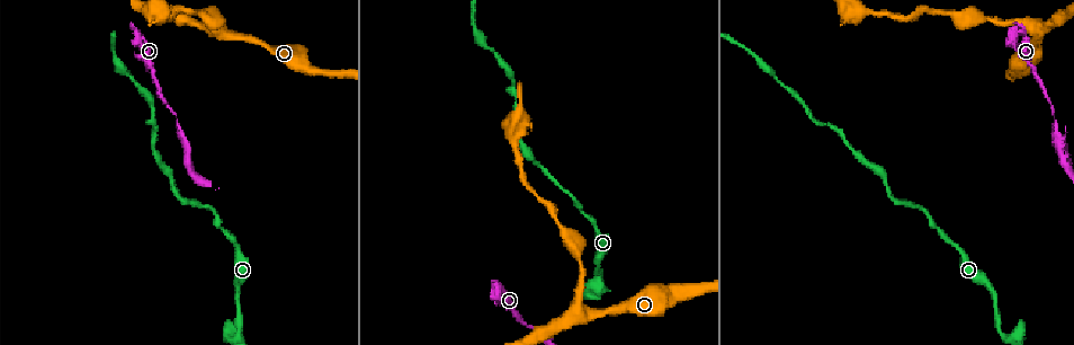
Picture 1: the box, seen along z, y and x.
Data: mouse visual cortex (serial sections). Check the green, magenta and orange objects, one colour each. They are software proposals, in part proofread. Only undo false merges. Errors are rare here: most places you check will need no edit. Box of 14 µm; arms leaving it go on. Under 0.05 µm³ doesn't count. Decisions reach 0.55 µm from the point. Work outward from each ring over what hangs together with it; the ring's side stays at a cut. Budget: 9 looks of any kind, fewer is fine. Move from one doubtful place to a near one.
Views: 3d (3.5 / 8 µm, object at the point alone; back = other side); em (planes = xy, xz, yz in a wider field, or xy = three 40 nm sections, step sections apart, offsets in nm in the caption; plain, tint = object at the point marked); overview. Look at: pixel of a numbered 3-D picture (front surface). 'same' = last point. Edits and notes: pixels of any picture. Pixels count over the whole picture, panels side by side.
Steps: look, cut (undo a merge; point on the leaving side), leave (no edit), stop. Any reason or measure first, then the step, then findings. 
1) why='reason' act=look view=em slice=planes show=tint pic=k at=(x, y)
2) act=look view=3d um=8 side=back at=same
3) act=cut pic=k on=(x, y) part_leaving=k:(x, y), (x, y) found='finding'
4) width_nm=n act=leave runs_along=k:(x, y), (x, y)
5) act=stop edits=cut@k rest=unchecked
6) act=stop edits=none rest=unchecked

why='sharp bend' act=look view=3d um=3.5 pic=1 at=(1019, 333)

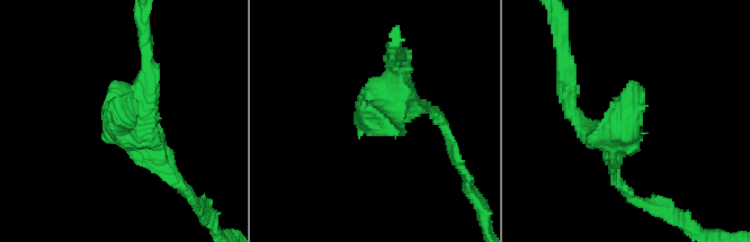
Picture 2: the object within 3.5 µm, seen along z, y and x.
act=look view=em slice=xy step=5 show=tint pic=2 at=(632, 113)

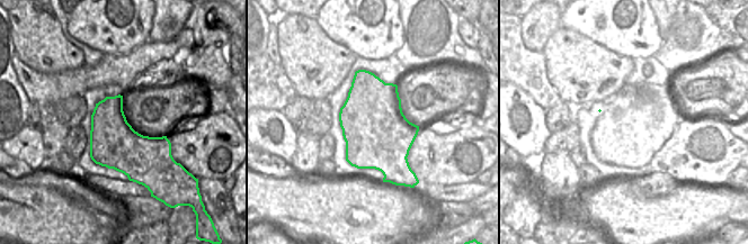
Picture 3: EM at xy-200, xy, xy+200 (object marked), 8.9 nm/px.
act=leave runs_along=2:(587, 131), (618, 141), (644, 102) found='all the same cell'

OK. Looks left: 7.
why='sudden change in width' act=look view=3d um=3.5 pic=1 at=(1055, 133)

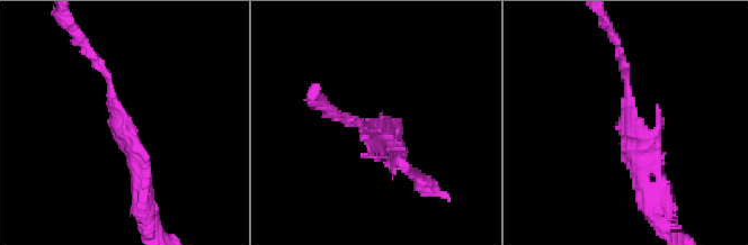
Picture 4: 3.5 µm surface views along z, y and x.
arm_widths_nm=100,250 act=look view=em slice=xy step=2 show=tint pic=4 at=(126, 124)

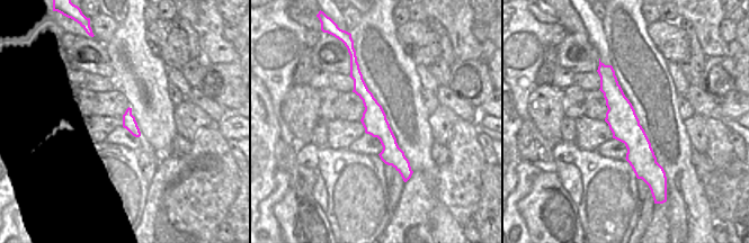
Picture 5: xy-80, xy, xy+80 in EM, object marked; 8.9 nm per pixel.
why='another direction' act=look view=em slice=xy step=5 show=tint at=same

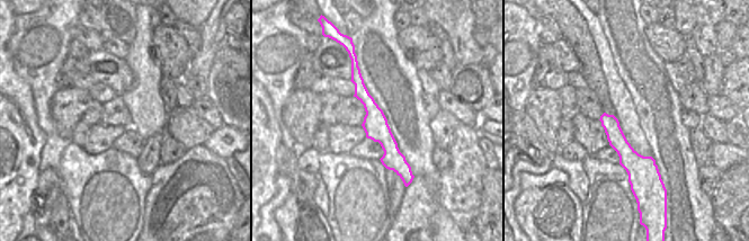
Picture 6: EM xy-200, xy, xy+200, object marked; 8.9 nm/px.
act=leave runs_along=6:(355, 69), (375, 126), (404, 175) found='continuous, no second cell'

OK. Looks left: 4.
why='arms part here' act=look view=3d um=3.5 pic=1 at=(572, 316)

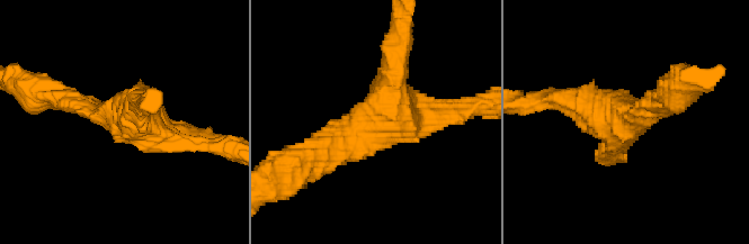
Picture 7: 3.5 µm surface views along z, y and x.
why='need the tissue' act=look view=em slice=xy step=5 show=tint pic=7 at=(121, 118)

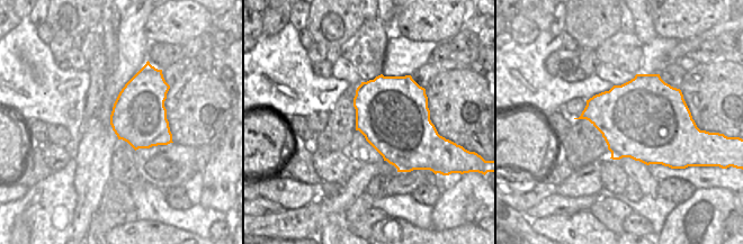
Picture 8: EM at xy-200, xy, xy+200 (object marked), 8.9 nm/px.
arm_widths_nm=250,300,300 act=leave runs_along=7:(462, 111), (389, 102), (399, 39) found='all the same cell'

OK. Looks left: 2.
why='thick turns thin' act=look view=3d um=8 pic=1 at=(510, 132)

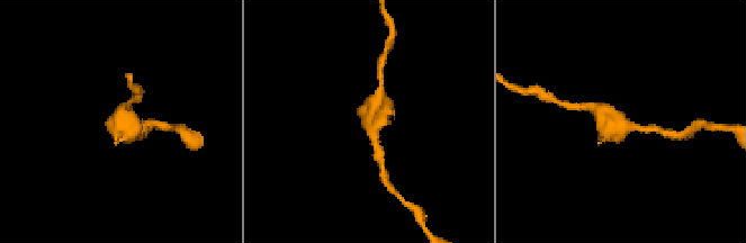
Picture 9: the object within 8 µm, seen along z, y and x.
why='need the tissue' act=look view=em slice=planes show=tint pic=9 at=(616, 126)

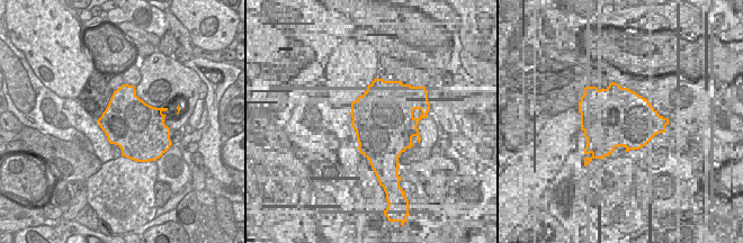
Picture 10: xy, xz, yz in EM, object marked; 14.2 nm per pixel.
width_nm=750 act=leave runs_along=9:(640, 128), (616, 127), (586, 105) found='all the same cell'

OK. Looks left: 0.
act=stop edits=none rest=unchecked

